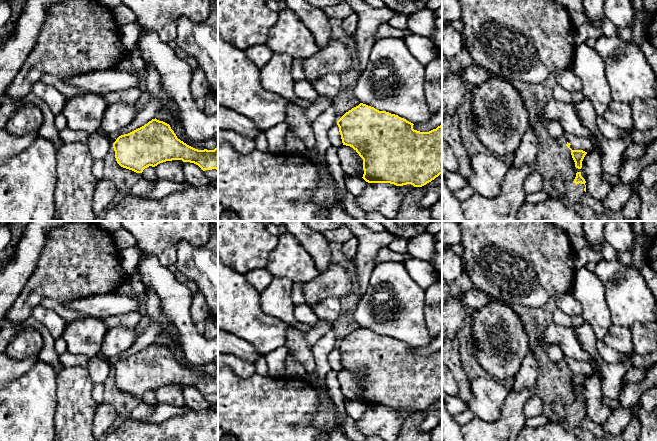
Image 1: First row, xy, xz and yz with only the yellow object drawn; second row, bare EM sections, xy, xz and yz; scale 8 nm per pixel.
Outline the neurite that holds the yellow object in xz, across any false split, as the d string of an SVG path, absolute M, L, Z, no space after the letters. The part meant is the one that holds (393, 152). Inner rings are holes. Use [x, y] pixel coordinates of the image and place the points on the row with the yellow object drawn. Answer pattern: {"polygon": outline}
{"polygon": "M360 103L346 112L338 121L343 145L352 147L363 159L363 179L368 183L390 183L396 186L411 184L422 187L442 174L442 124L429 132L413 129L413 123L398 115L379 111Z"}

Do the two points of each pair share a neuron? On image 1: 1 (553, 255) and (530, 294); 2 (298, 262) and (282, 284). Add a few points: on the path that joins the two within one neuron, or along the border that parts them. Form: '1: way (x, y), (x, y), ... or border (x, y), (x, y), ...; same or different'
1: way (543, 265), (530, 278), (530, 284); same
2: border (273, 276), (288, 278), (294, 283); different

